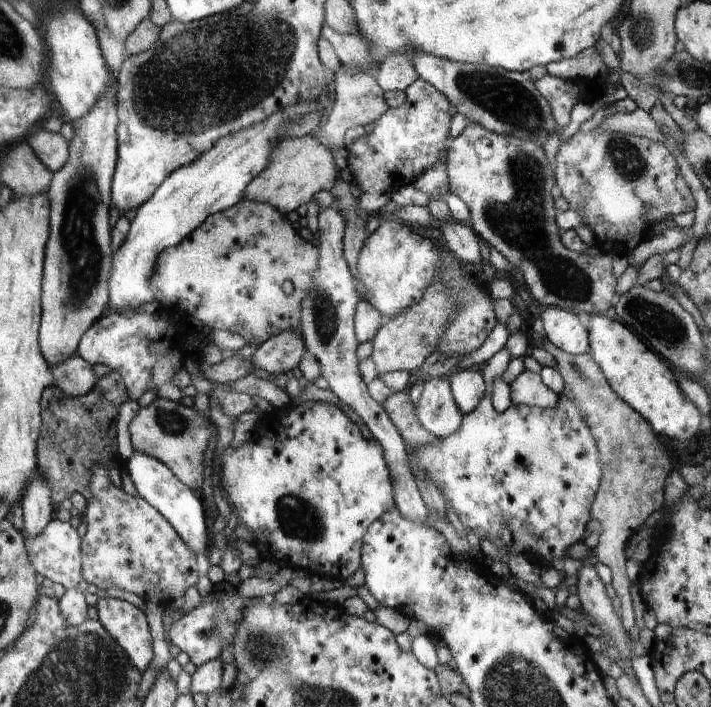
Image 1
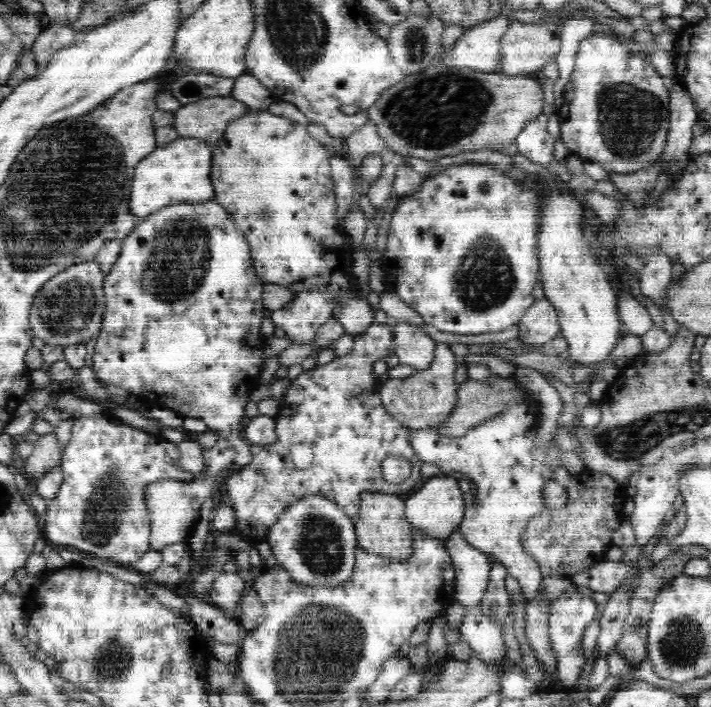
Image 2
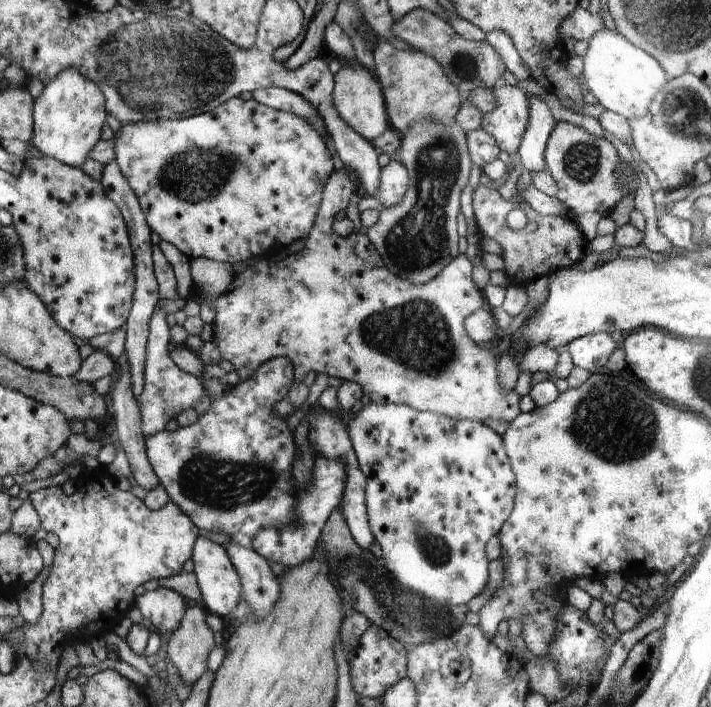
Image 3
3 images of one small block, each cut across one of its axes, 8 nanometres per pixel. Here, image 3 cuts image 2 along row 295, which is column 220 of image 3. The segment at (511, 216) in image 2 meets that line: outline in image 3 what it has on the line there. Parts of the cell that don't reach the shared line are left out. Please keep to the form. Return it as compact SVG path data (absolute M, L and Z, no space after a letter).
M273 358L265 362L246 382L234 385L222 398L211 402L208 412L186 428L173 432L165 429L145 437L145 451L153 471L166 490L169 500L192 519L200 531L224 533L226 536L246 534L252 536L268 526L286 526L297 518L296 482L293 464L300 456L300 447L294 440L294 431L287 418L274 414L276 402L286 398L295 378L296 367L289 358Z

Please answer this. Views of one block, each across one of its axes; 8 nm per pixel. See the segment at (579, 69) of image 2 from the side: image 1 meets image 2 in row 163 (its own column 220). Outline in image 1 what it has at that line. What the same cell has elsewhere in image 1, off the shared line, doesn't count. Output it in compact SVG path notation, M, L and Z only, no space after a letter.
M238 592L226 596L218 603L195 607L193 610L184 613L180 620L172 622L168 632L168 642L172 642L180 648L182 652L188 654L194 666L199 667L205 662L218 659L222 648L233 646L236 640L237 630L240 628L241 621L244 620L245 608L251 598L238 596Z

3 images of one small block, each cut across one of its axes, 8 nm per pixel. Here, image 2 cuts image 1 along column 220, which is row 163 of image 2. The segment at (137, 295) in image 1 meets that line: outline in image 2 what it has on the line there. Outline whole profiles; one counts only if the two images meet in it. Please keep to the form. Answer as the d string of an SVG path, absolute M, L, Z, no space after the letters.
M178 137L150 153L136 166L131 186L130 212L140 221L166 206L213 201L216 196L211 178L212 150L205 139Z

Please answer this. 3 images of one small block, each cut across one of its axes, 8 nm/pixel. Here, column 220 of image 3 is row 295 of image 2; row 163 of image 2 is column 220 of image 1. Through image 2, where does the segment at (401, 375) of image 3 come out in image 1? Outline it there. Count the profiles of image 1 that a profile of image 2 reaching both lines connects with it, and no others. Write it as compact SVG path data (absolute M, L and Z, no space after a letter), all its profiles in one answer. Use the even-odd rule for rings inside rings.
M242 200L240 204L213 214L180 245L161 253L152 285L157 290L155 301L162 311L172 308L187 312L212 330L229 330L240 334L246 344L262 345L274 334L301 329L305 298L315 289L316 248L302 240L281 211L268 203ZM291 282L292 294L286 295L282 285Z

